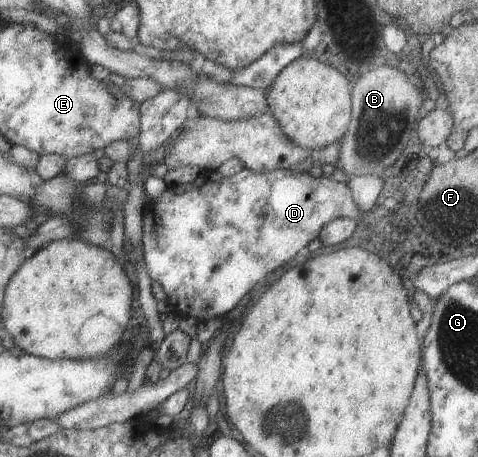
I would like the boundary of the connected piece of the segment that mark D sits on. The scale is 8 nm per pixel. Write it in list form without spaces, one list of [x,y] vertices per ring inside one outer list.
[[[244,168],[234,176],[222,176],[222,172],[219,169],[201,170],[193,182],[168,185],[158,202],[152,203],[151,200],[148,200],[144,210],[144,228],[142,230],[142,248],[147,272],[153,281],[160,282],[161,286],[165,288],[168,293],[168,300],[172,305],[172,311],[179,312],[182,310],[182,314],[193,316],[198,322],[204,322],[204,320],[209,318],[225,318],[226,314],[234,310],[242,302],[242,298],[250,290],[254,290],[270,272],[276,272],[280,266],[284,266],[286,262],[294,260],[302,248],[306,248],[314,238],[319,238],[321,230],[326,224],[330,224],[332,220],[342,217],[352,218],[352,220],[357,221],[360,214],[361,212],[358,210],[358,205],[354,204],[353,193],[347,183],[335,181],[330,176],[326,177],[323,175],[315,178],[308,172],[300,173],[292,172],[292,170],[272,170],[272,172],[258,174],[258,172],[254,172],[250,168]]]

